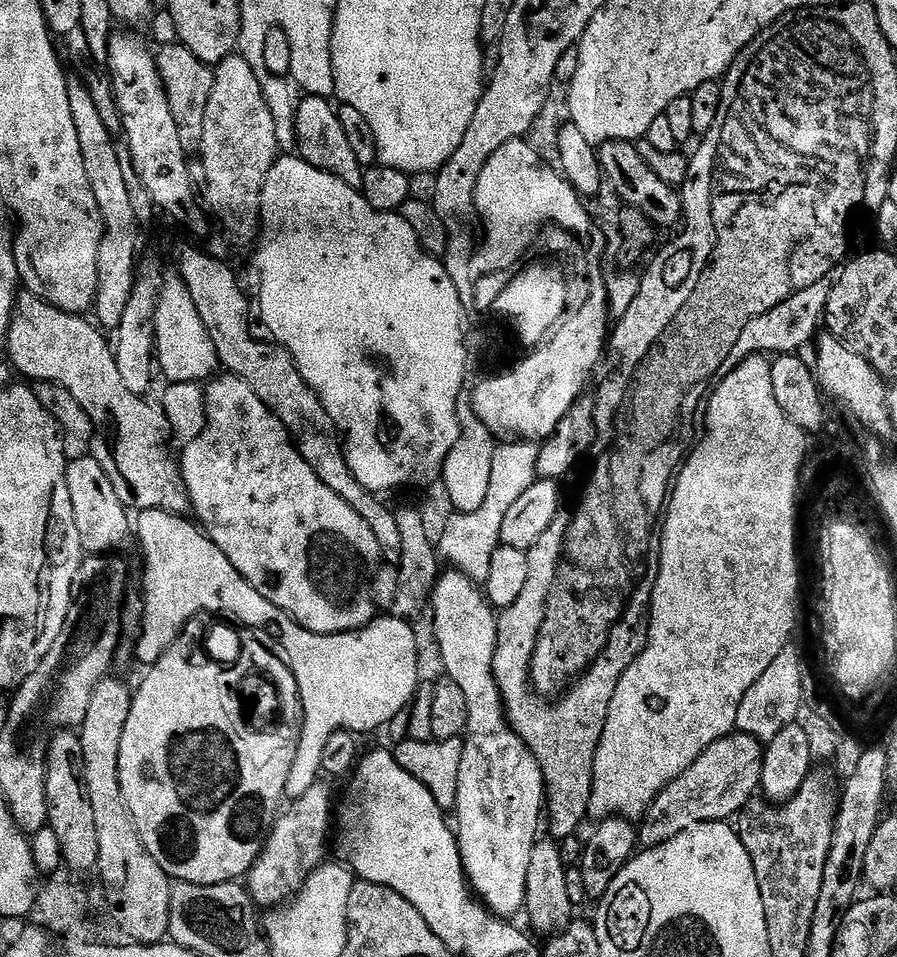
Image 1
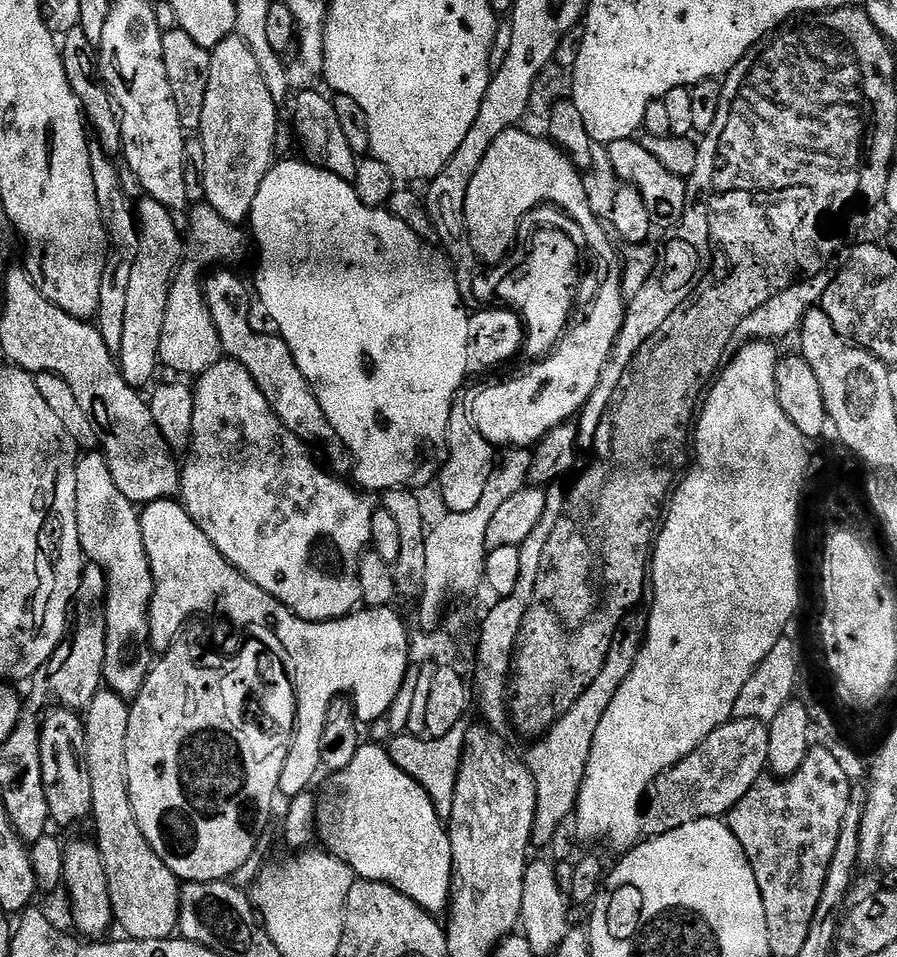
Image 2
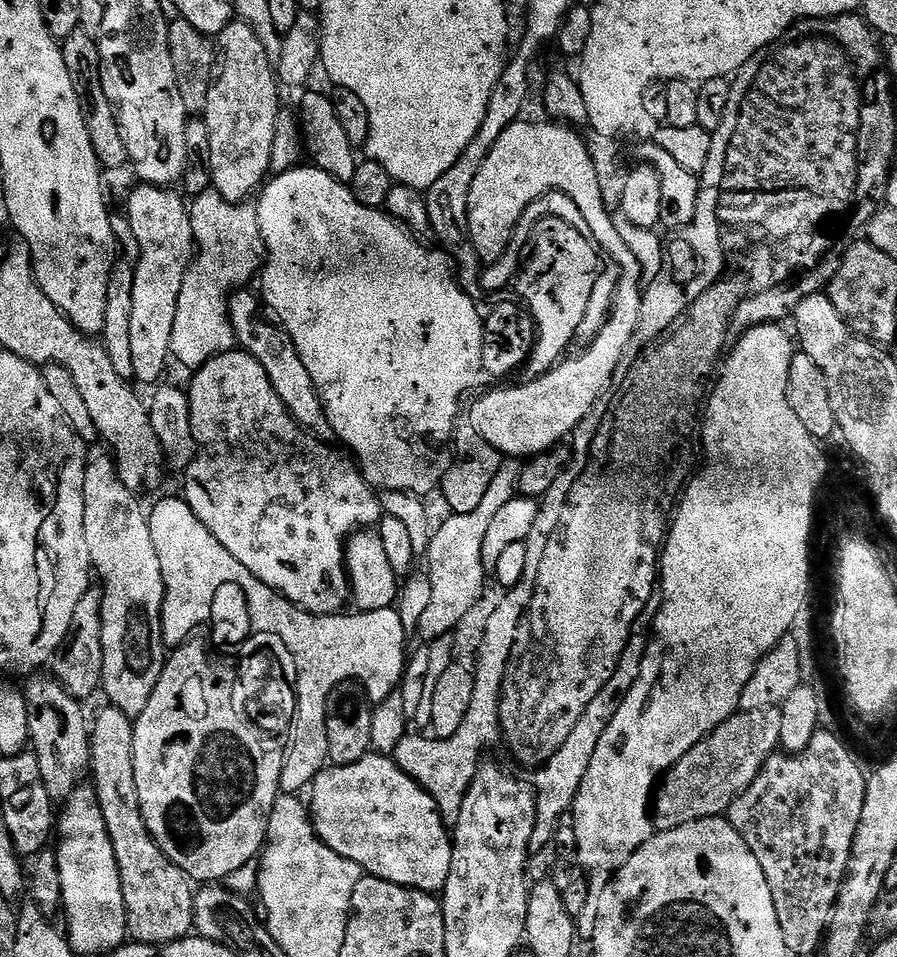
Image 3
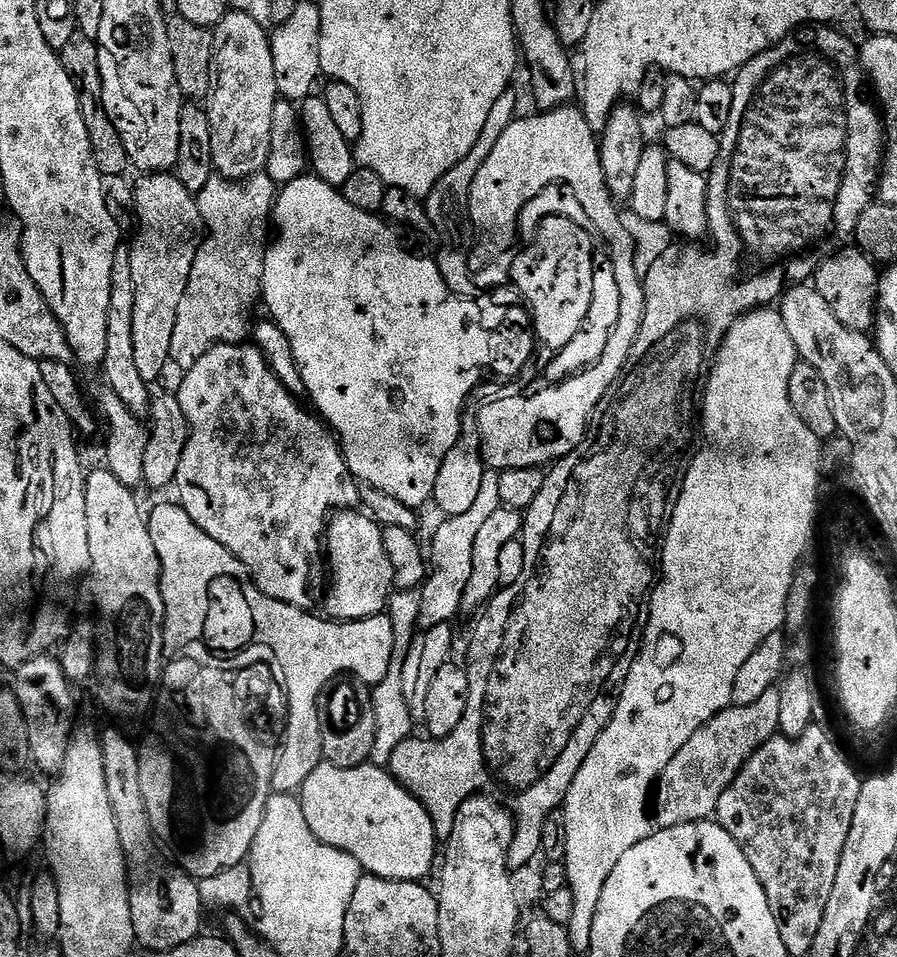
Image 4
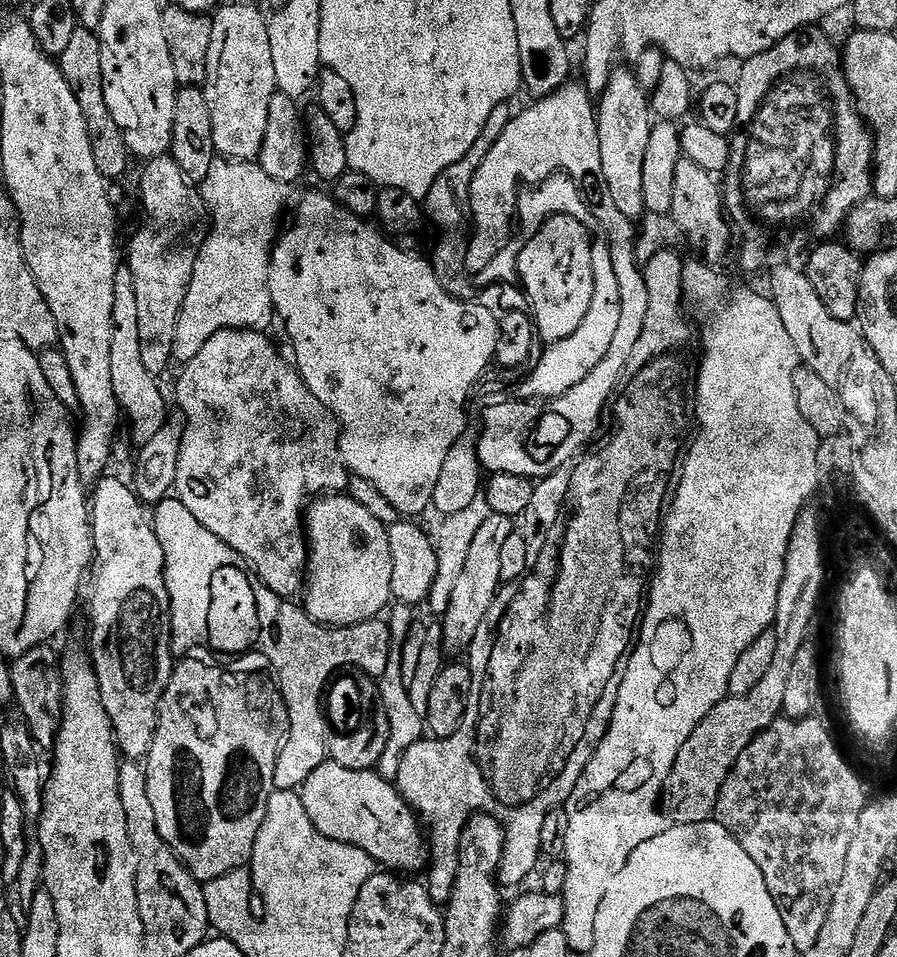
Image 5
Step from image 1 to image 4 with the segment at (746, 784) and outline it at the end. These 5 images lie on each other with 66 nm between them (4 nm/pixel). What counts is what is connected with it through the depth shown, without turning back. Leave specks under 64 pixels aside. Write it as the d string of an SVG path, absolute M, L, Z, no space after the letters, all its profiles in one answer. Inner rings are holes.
M779 687L771 688L762 694L762 698L758 698L758 702L750 702L750 706L732 704L698 729L694 738L690 738L690 742L686 742L686 746L682 746L674 758L670 758L659 778L654 792L655 827L673 828L715 817L718 798L722 798L742 766L746 766L748 759L770 737L780 732L778 718L781 707Z

